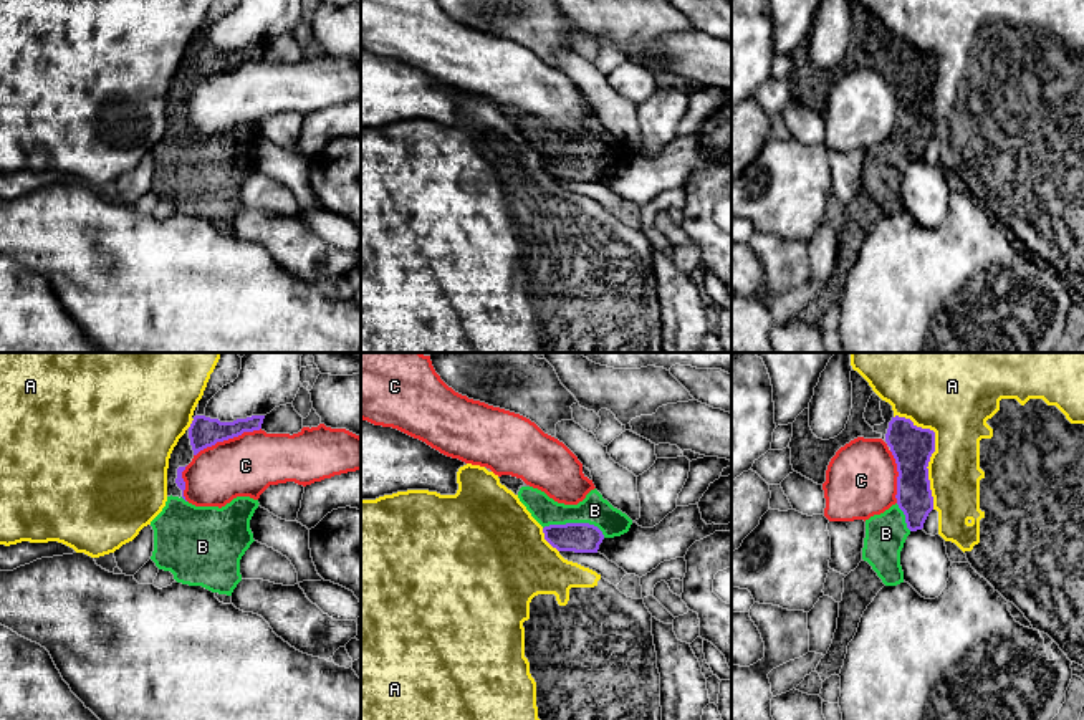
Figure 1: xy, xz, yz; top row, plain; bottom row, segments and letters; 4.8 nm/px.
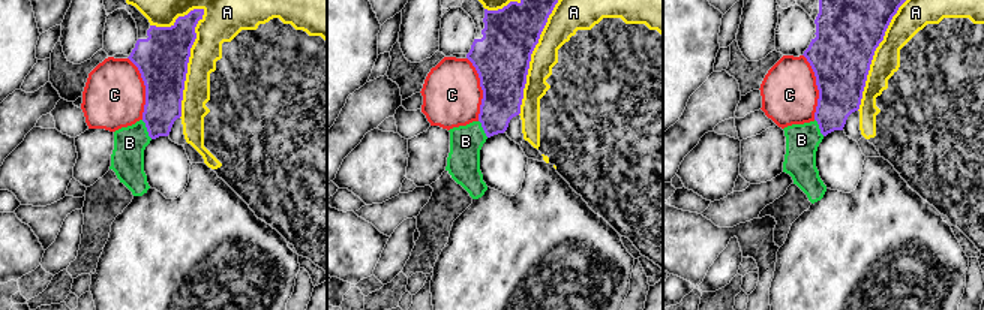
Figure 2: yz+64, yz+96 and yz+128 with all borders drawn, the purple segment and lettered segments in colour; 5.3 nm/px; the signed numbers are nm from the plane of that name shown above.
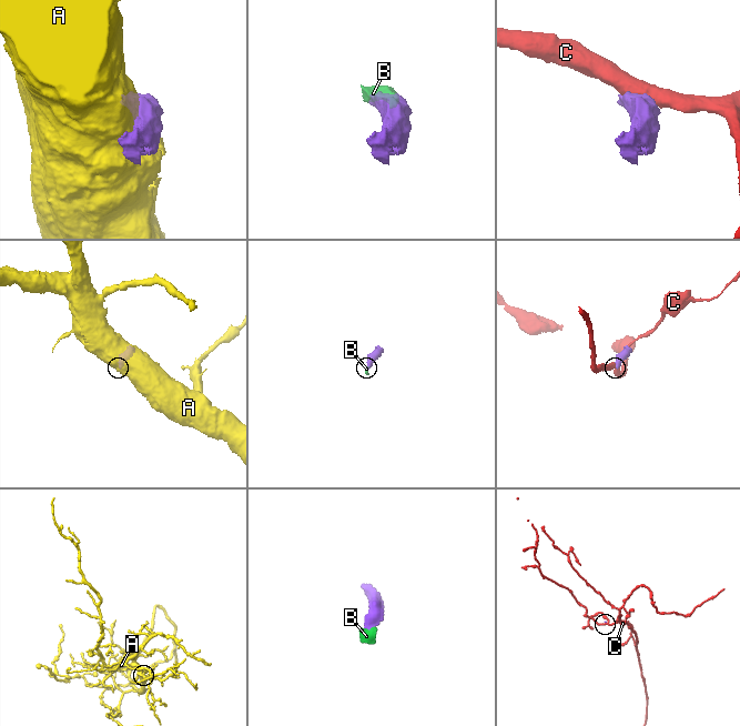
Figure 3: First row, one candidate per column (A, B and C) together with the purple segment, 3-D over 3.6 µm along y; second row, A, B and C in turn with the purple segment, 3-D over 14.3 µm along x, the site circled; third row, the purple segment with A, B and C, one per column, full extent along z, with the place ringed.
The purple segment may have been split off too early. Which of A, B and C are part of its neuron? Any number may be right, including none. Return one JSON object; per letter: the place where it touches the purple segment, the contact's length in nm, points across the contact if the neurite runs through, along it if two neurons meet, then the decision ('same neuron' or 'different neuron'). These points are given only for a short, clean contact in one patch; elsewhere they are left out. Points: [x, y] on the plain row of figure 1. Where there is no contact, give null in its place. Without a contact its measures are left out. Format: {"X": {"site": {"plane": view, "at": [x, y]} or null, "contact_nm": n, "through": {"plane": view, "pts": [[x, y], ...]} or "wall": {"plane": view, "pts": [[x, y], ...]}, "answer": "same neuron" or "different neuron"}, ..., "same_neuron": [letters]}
{"A": {"site": {"plane": "yz", "at": [934, 80]}, "contact_nm": 500, "answer": "different neuron"}, "B": {"site": {"plane": "xz", "at": [575, 153]}, "contact_nm": 300, "through": {"plane": "xz", "pts": [[573, 166], [575, 153], [594, 139]]}, "answer": "same neuron"}, "C": {"site": {"plane": "xy", "at": [227, 68]}, "contact_nm": 360, "answer": "different neuron"}, "same_neuron": ["B"]}

